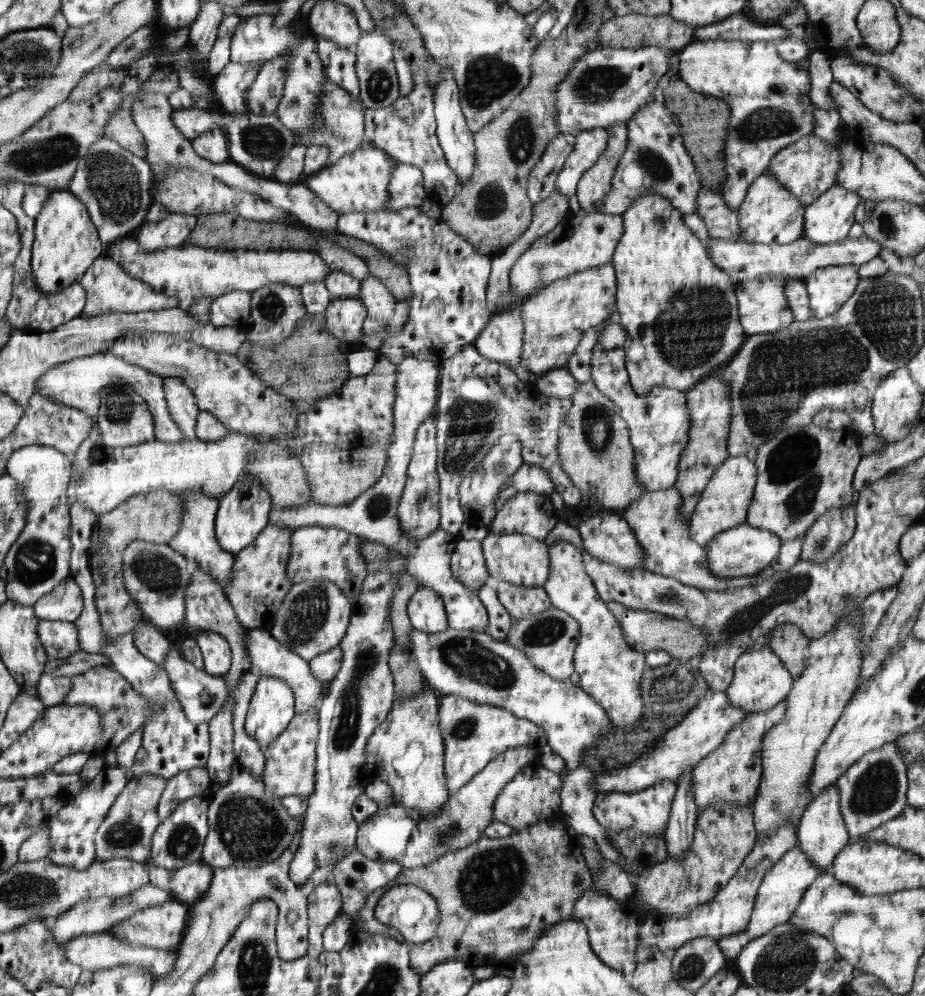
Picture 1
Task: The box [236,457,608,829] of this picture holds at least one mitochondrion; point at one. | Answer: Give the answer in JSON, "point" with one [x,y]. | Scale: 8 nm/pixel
{"point":[472,660]}

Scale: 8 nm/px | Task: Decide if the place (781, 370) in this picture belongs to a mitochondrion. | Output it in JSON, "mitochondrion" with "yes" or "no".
{"mitochondrion":"yes"}

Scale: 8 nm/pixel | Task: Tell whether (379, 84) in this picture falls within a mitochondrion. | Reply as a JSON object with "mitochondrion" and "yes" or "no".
{"mitochondrion":"yes"}

